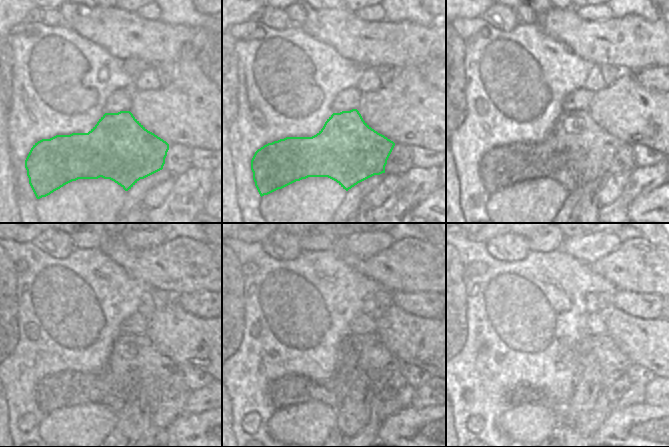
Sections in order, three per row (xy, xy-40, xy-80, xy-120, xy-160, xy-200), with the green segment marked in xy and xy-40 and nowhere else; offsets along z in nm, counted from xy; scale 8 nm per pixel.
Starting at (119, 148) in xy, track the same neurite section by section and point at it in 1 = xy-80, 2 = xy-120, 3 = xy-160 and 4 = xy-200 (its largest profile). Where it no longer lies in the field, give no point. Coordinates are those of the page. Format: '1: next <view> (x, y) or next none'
1: next xy-80 (577, 151)
2: next xy-120 (136, 370)
3: next xy-160 (364, 359)
4: next xy-200 (600, 349)

